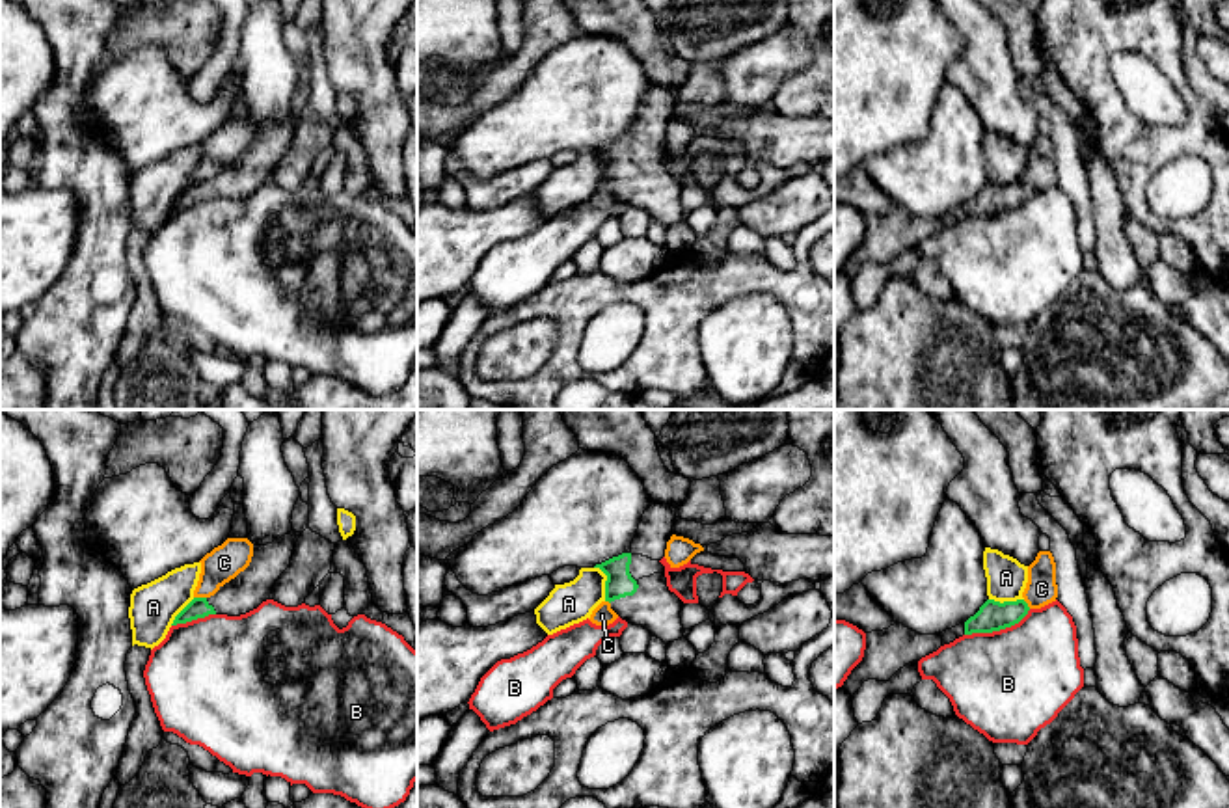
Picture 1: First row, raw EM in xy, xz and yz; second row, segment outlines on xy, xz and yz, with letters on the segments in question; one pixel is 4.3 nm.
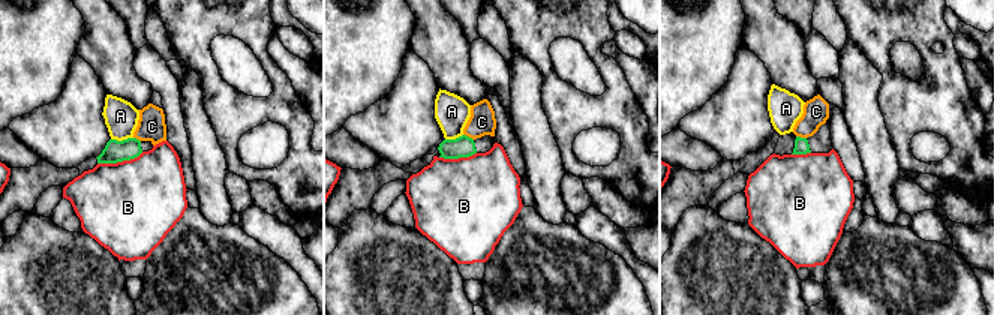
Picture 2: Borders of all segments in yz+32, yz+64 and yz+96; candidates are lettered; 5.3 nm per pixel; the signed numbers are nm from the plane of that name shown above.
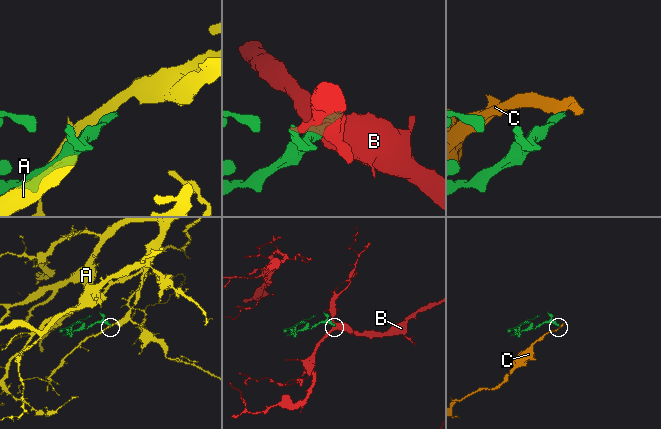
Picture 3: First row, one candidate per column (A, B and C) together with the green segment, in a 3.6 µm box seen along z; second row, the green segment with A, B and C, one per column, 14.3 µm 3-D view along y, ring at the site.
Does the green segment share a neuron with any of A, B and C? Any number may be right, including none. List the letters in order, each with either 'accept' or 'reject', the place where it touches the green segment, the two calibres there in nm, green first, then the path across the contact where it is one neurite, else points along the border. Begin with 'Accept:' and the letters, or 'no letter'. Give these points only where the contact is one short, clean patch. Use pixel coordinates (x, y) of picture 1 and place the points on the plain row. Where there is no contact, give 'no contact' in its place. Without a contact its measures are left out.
Accept: no letter
A: reject; meets green in xz at (606, 166); 120 nm thick on the green side, 180 nm on the other; border along xz (594, 149), (606, 159), (606, 183)
B: reject; meets green in yz at (997, 213); 130 nm thick on the green side, 480 nm on the other
C: reject; meets green in xy at (200, 181); 90 nm thick on the green side, 160 nm on the other; border along xy (194, 179), (205, 181)

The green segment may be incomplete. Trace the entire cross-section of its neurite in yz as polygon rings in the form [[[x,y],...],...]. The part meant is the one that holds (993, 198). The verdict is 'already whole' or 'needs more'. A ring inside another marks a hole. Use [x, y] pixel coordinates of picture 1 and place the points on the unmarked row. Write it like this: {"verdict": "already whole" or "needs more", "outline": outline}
{"verdict": "already whole", "outline": [[[987,182],[979,194],[965,205],[965,218],[993,216],[1019,207],[1030,190],[1024,182],[994,184]]]}

